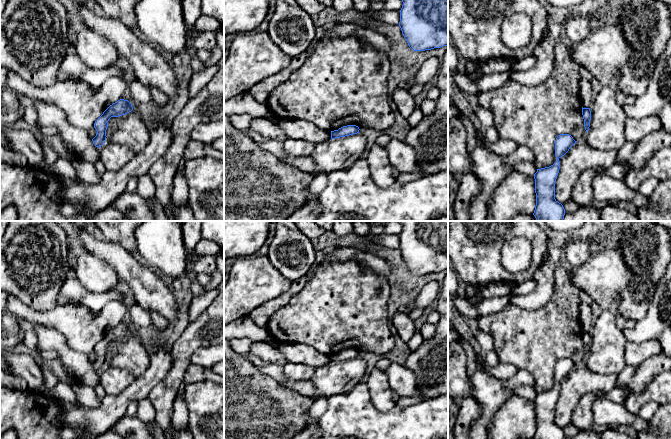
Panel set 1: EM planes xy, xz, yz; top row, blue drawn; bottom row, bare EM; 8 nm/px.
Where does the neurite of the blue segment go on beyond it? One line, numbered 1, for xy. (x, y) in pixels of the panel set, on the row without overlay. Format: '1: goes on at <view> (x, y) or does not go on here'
1: does not go on here

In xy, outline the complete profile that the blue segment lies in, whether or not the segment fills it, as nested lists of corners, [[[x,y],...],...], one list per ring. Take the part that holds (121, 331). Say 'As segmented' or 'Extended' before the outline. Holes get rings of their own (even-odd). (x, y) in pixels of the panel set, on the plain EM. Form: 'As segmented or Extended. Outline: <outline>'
As segmented. Outline: [[[120,323],[117,326],[110,329],[103,338],[95,345],[94,352],[97,355],[96,360],[92,363],[93,368],[96,371],[101,371],[106,364],[106,354],[108,351],[108,345],[111,341],[119,341],[125,339],[133,334],[128,324]]]

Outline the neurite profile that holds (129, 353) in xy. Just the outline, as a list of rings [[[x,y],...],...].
[[[136,330],[132,331],[131,336],[117,342],[114,354],[106,361],[105,366],[128,370],[135,378],[139,378],[150,364],[149,351],[142,345]]]

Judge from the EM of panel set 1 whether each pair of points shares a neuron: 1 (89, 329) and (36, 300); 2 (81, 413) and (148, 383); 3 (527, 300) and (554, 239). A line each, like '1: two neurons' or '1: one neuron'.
1: two neurons
2: one neuron
3: one neuron

